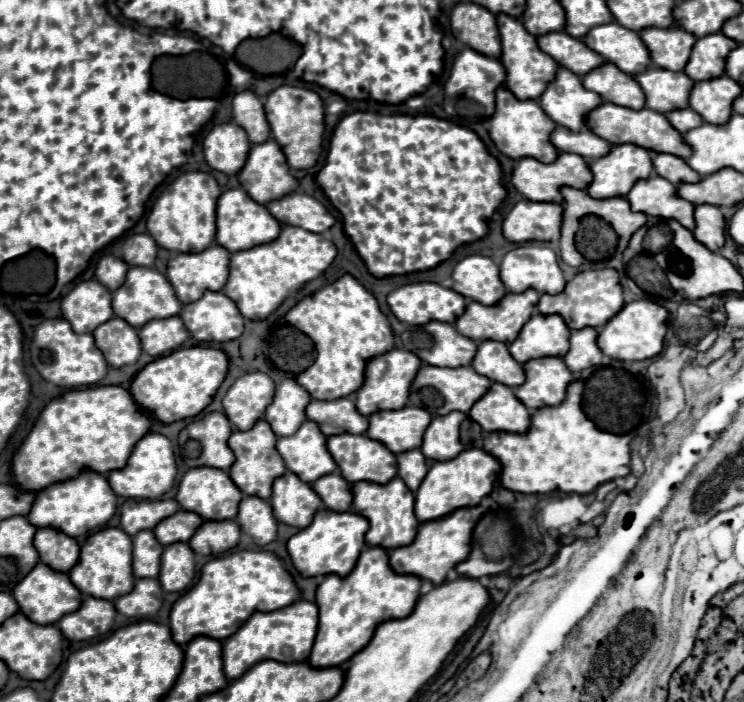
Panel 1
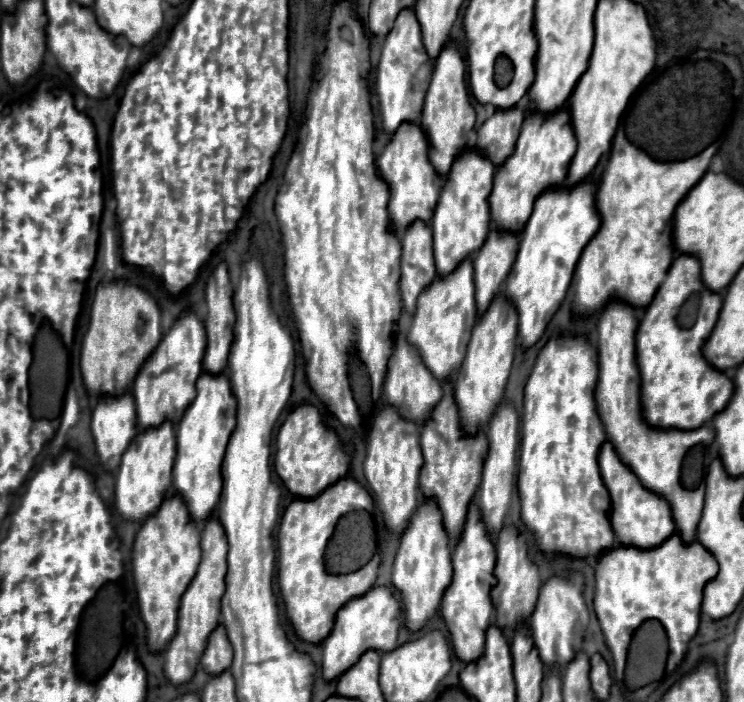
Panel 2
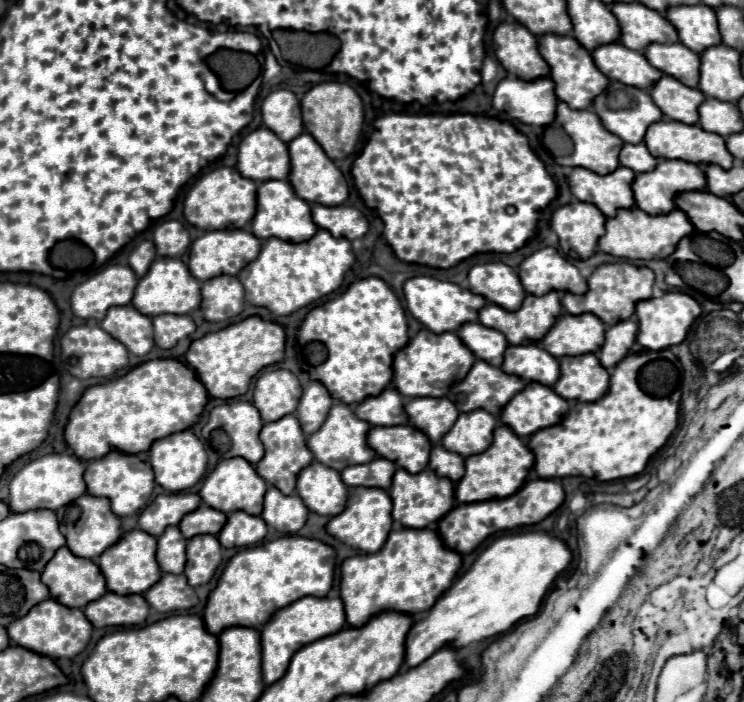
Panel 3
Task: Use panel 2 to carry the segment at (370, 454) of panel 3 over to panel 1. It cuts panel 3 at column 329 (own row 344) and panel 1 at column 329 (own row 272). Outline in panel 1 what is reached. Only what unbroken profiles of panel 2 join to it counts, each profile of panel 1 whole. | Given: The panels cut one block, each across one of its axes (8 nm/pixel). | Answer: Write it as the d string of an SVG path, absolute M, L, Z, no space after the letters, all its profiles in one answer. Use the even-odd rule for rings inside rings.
M306 420L296 434L278 438L276 448L286 462L286 468L308 484L316 482L320 476L336 472L338 468L328 452L326 436L312 420Z

